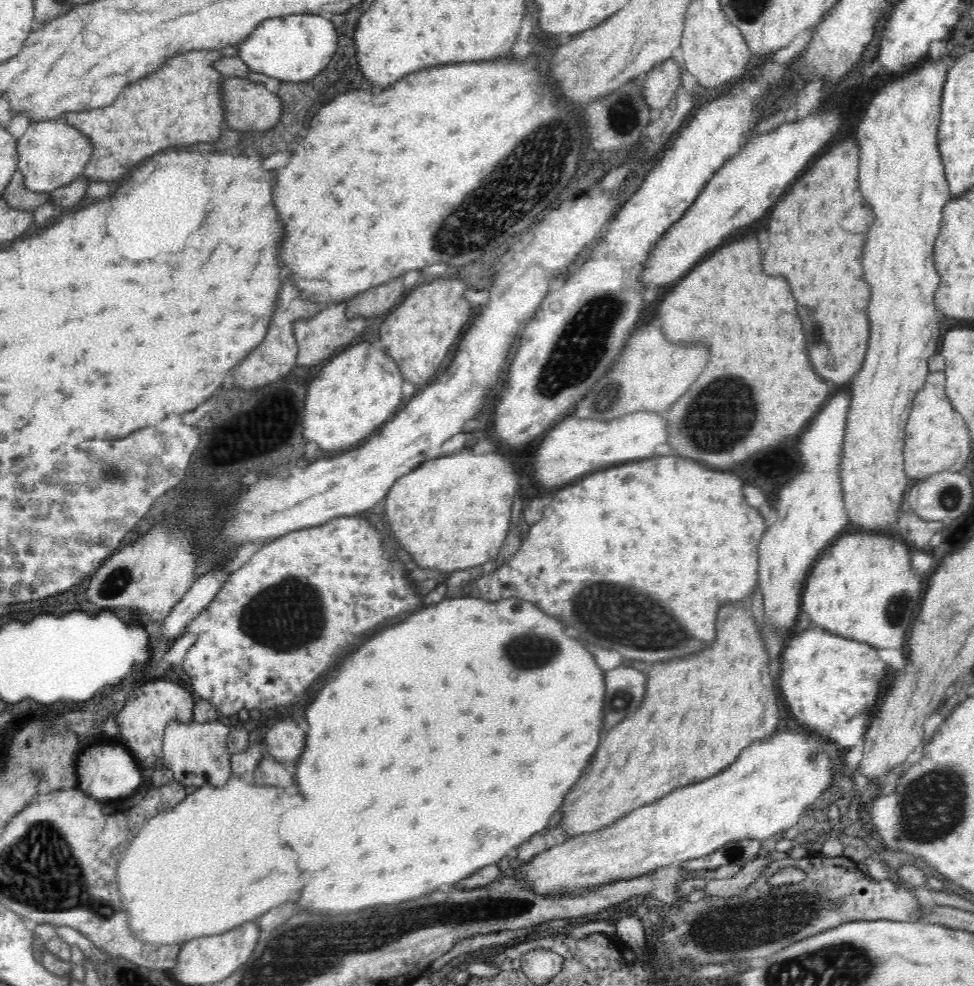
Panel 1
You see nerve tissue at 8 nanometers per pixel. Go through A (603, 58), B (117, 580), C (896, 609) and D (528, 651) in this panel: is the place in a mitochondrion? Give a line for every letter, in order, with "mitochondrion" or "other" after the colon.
A: other
B: mitochondrion
C: mitochondrion
D: mitochondrion

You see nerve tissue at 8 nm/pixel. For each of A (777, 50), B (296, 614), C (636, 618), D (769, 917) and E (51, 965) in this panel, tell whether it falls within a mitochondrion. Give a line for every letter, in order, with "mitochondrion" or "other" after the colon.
A: other
B: mitochondrion
C: mitochondrion
D: mitochondrion
E: other

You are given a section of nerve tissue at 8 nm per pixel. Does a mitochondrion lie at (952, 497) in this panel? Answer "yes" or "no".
yes

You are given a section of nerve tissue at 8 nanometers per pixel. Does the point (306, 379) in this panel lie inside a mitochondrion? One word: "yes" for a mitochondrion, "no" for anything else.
no

